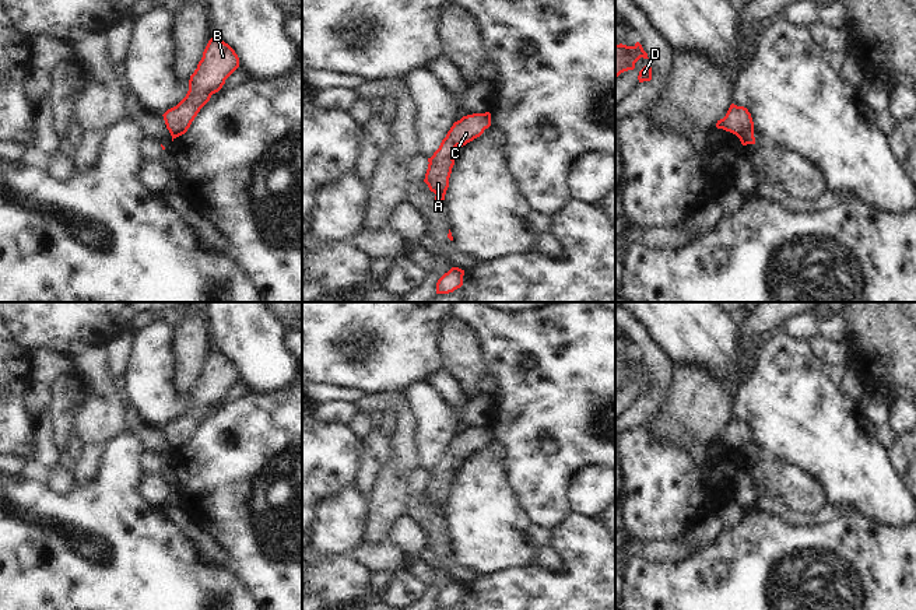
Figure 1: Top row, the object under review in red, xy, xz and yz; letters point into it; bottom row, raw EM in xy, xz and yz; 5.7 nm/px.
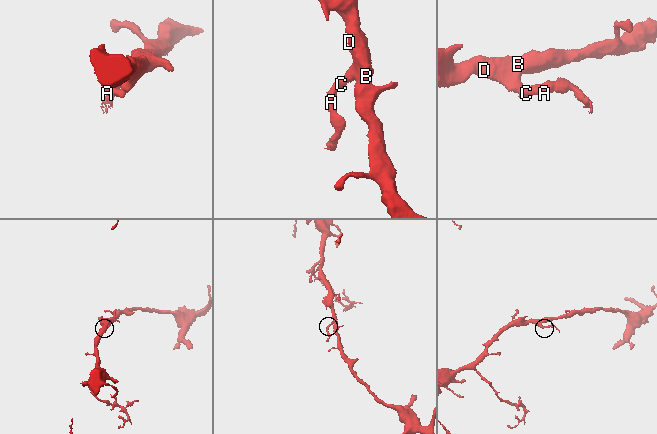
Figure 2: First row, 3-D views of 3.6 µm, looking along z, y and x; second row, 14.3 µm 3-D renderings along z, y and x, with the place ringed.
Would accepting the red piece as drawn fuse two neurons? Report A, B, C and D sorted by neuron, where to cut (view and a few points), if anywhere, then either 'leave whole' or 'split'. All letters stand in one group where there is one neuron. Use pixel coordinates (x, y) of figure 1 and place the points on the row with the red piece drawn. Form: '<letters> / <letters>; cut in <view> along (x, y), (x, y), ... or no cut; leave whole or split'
A C / B D; cut in yz along (753, 133), (739, 137); split

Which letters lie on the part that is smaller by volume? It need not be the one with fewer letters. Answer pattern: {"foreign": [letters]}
{"foreign": ["A", "C"]}

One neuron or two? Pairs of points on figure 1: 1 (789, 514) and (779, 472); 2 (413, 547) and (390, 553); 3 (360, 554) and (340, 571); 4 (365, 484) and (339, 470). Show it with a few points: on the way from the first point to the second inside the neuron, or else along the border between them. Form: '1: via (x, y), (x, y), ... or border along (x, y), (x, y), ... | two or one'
1: border along (760, 495), (778, 497), (797, 511), (818, 512) | two
2: border along (388, 537), (399, 547), (404, 567) | two
3: border along (350, 556), (371, 572) | two
4: border along (362, 448), (354, 484) | two

